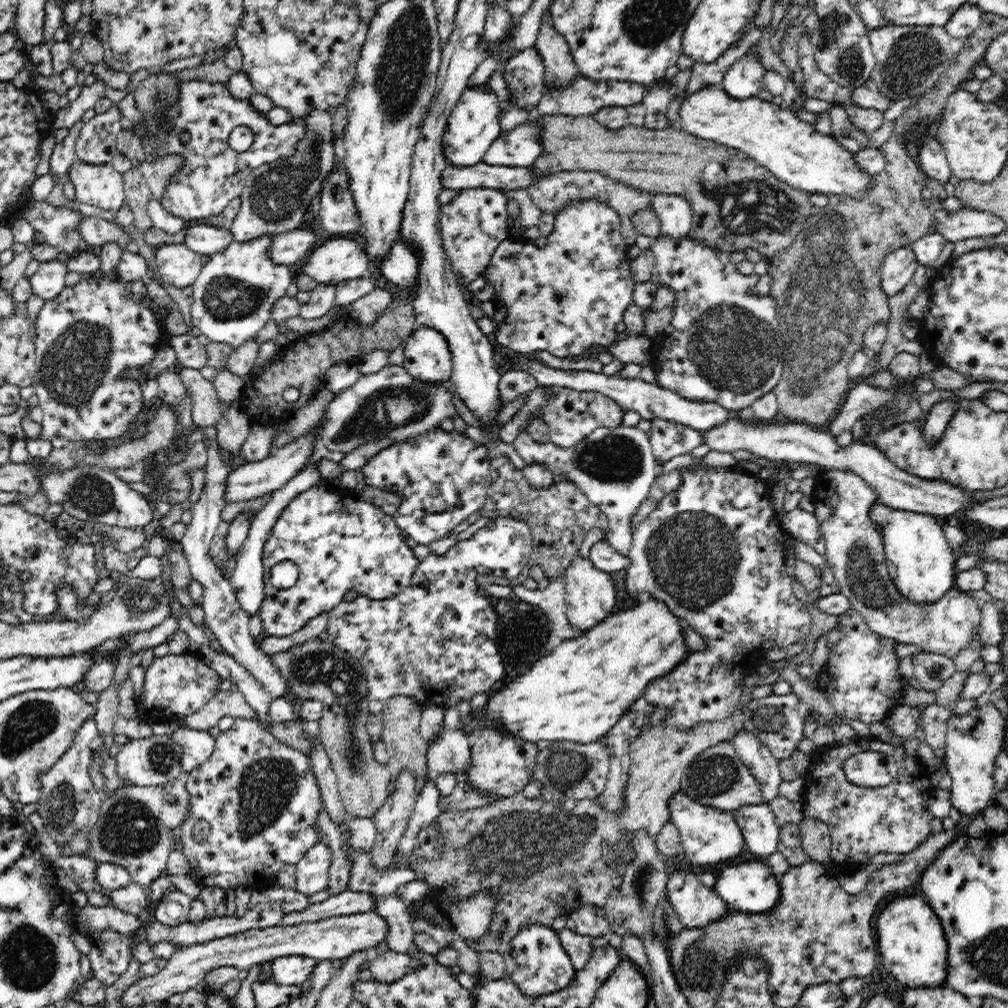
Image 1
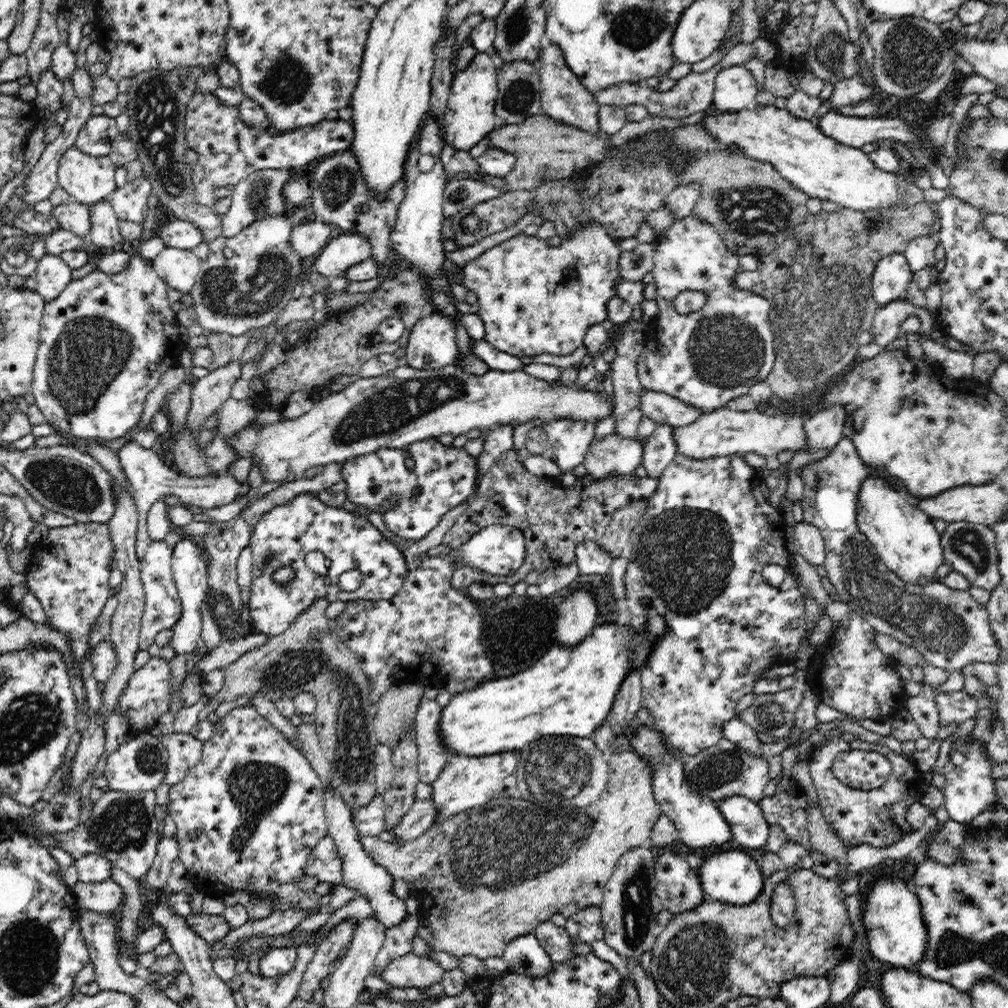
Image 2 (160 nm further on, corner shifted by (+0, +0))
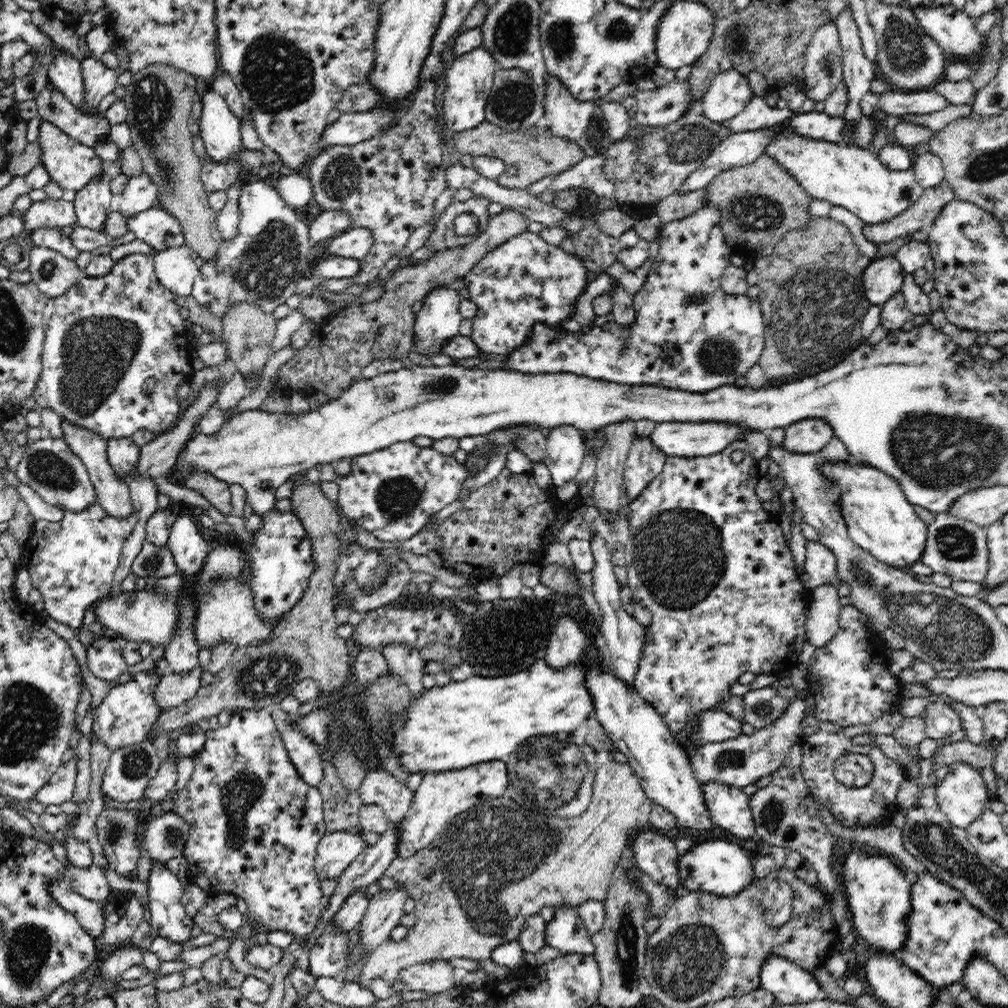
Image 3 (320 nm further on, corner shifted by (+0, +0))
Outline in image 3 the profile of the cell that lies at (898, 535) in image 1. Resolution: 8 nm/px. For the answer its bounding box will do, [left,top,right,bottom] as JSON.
[818,460,926,570]

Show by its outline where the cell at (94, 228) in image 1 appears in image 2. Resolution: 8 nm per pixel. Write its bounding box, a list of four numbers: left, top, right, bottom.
[49,200,90,237]

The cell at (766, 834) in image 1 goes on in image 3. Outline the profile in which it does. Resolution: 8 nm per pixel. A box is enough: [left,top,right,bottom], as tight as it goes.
[702,782,753,838]

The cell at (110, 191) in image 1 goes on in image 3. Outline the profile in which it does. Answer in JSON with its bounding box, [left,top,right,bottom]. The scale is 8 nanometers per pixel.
[36,120,103,190]

